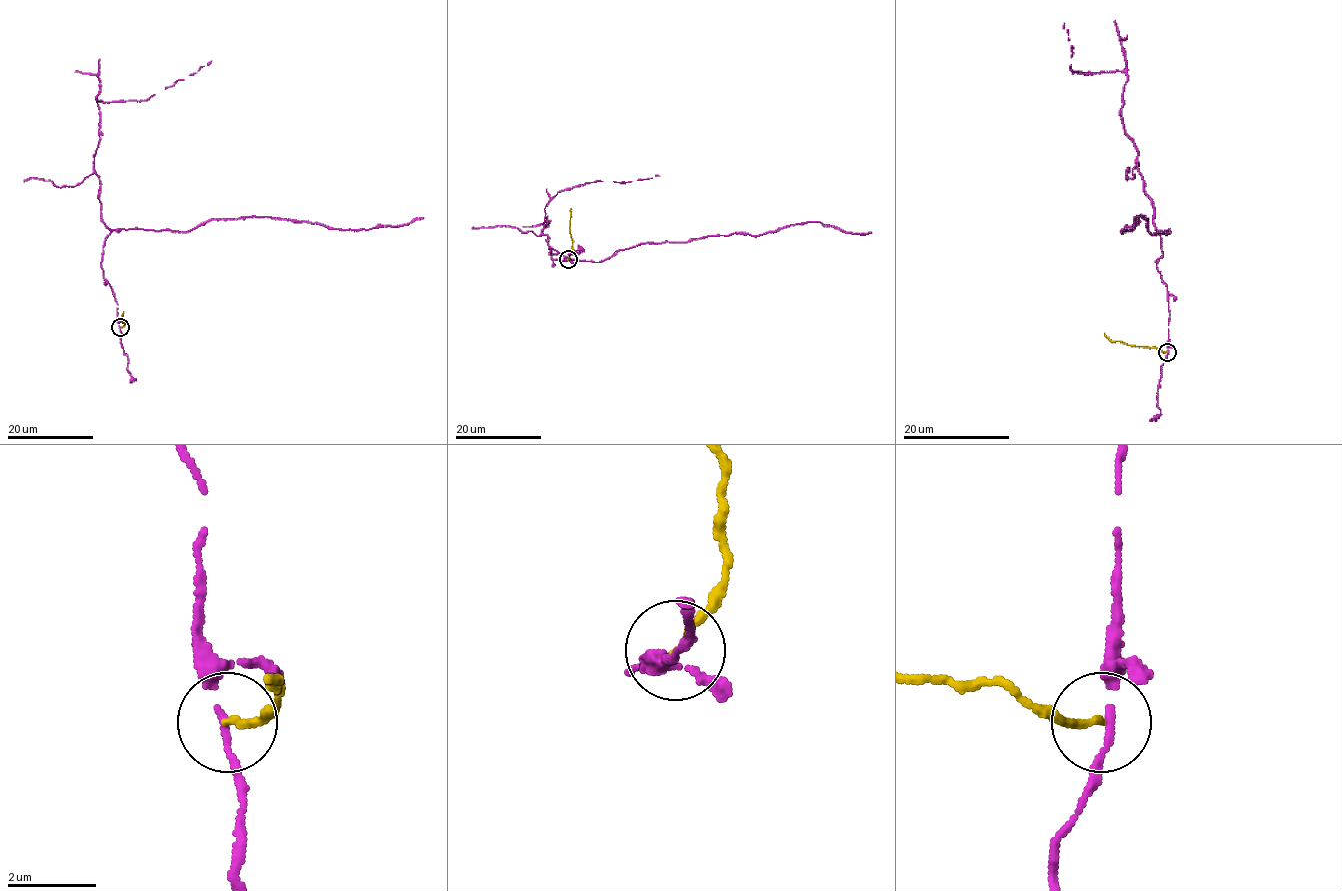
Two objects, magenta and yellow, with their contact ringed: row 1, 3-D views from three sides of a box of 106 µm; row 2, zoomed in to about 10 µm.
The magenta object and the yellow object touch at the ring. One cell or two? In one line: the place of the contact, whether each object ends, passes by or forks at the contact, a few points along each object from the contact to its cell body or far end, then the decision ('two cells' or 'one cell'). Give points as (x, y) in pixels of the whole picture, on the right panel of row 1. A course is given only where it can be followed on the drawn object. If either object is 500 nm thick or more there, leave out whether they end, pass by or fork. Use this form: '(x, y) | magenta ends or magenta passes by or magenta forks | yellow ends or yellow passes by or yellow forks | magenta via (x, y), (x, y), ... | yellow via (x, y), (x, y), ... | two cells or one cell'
(1167, 352) | magenta passes by | yellow ends | magenta via (1167, 351), (1168, 293), (1156, 261), (1162, 233), (1171, 231), (1152, 234), (1142, 215), (1122, 231), (1134, 216) | yellow via (1167, 351), (1111, 341), (1104, 333) | two cells

